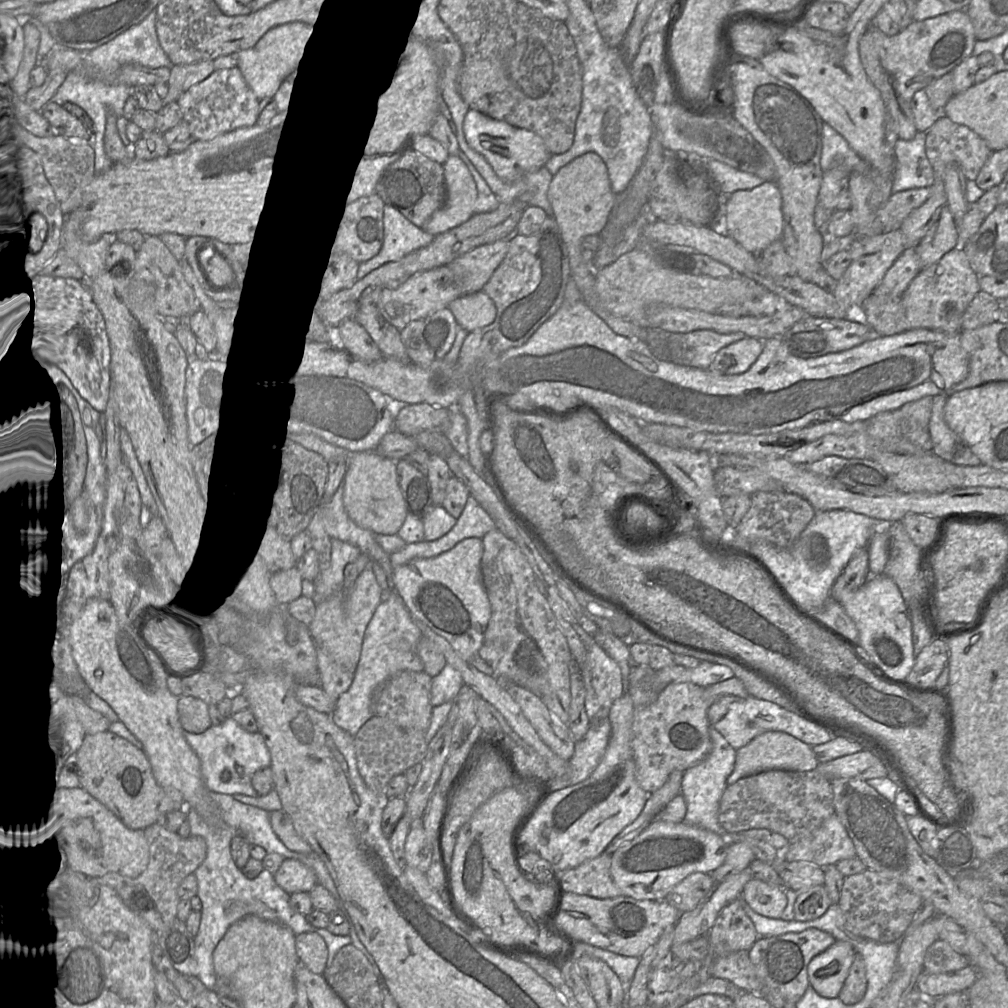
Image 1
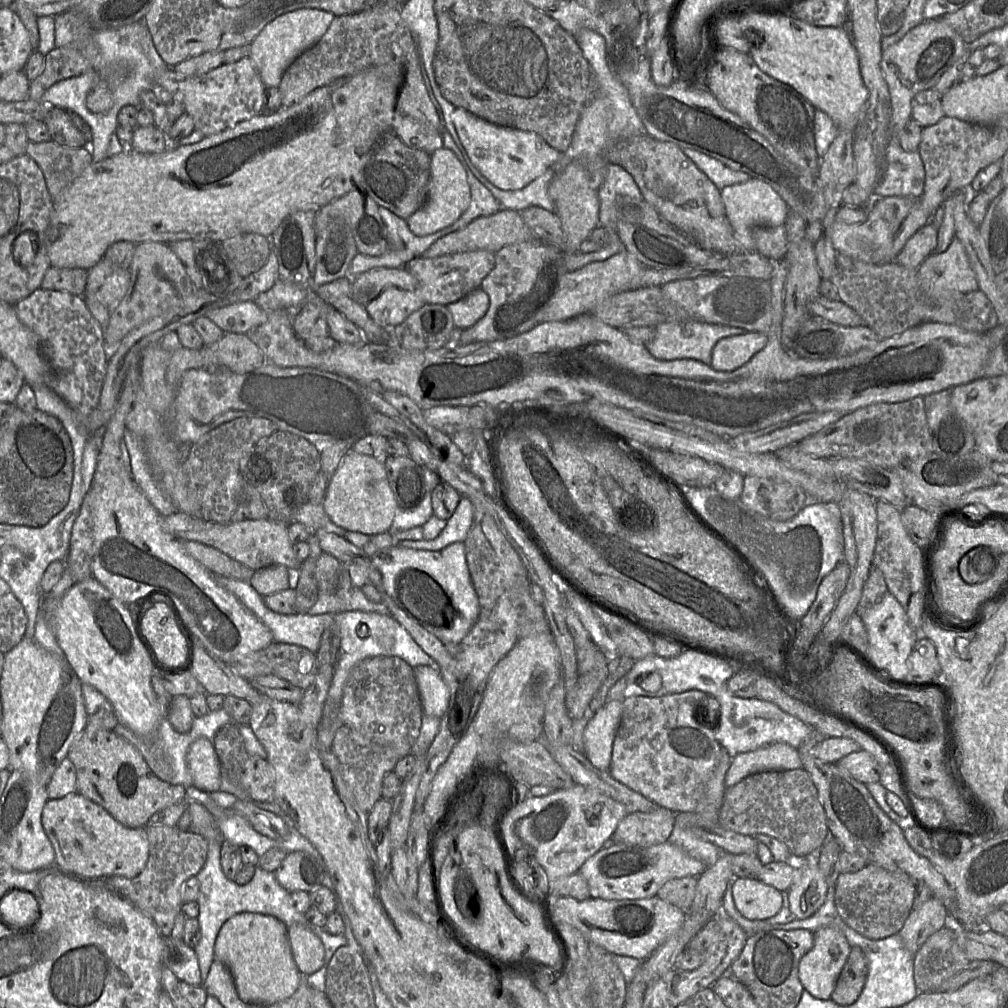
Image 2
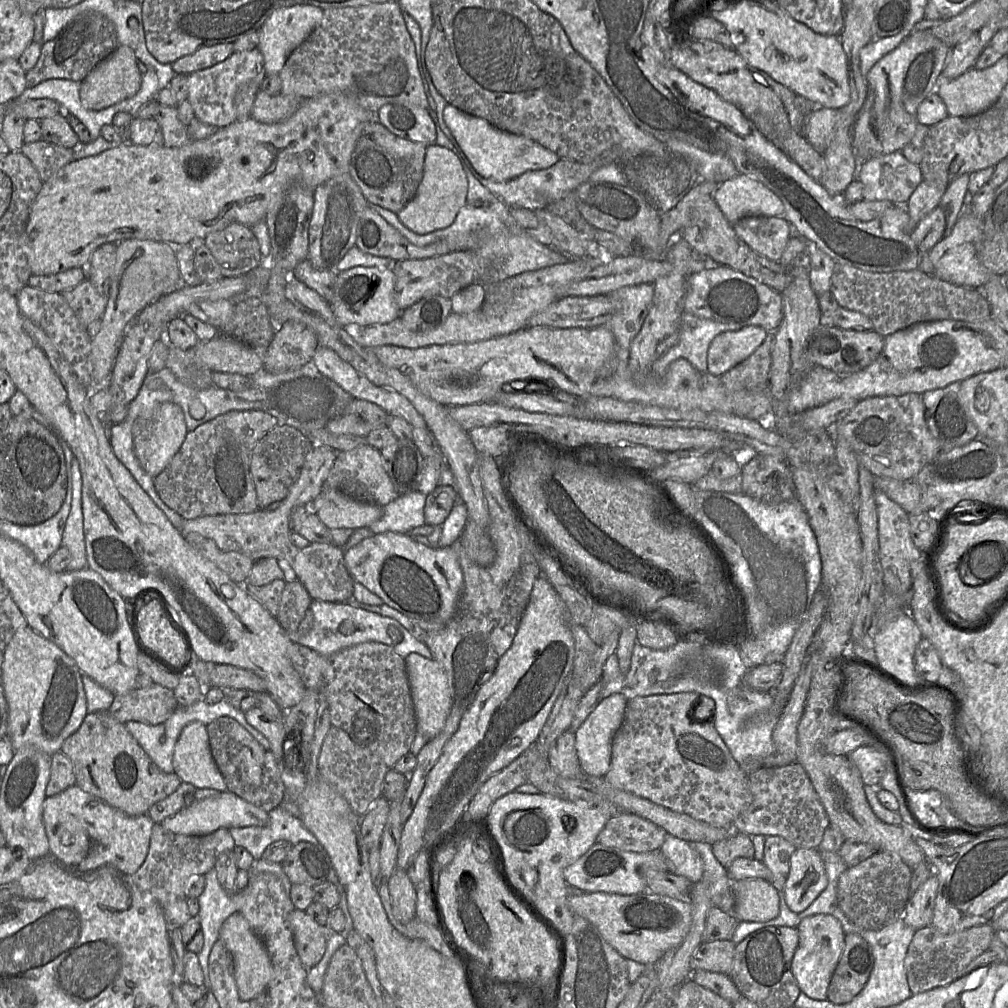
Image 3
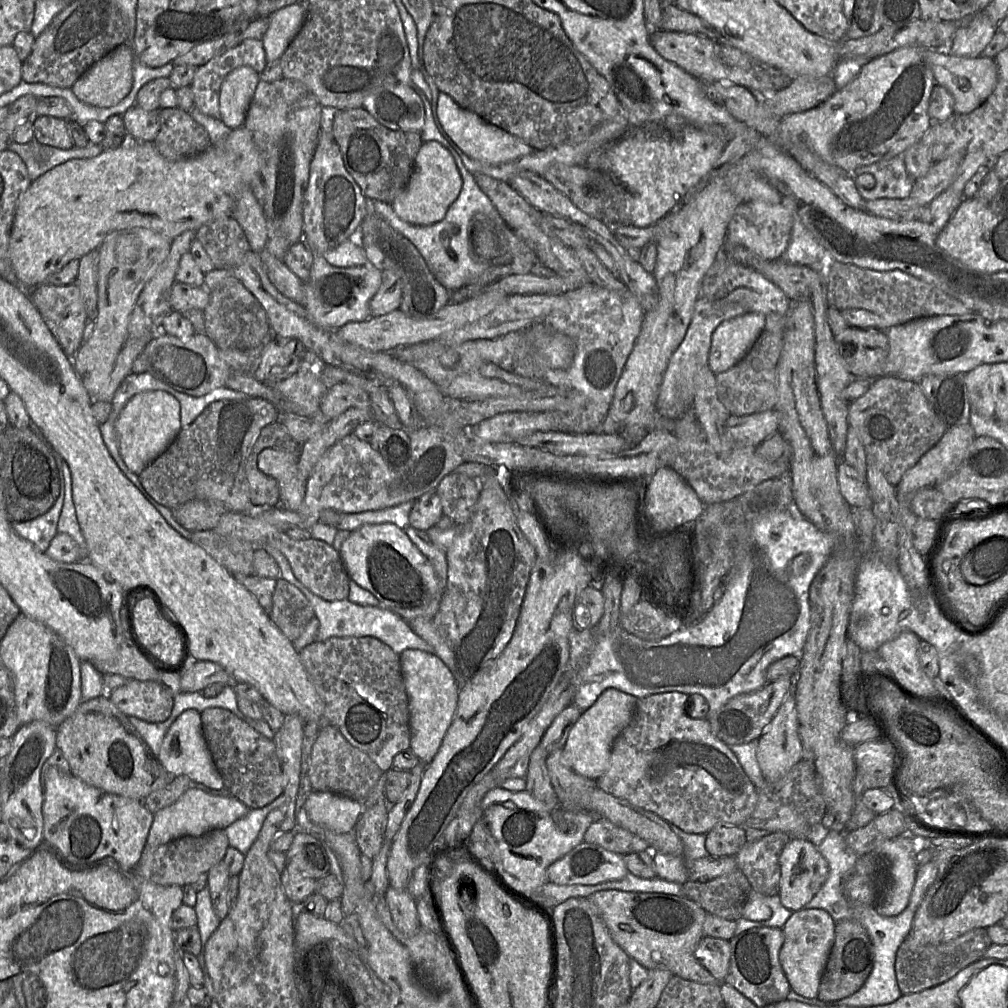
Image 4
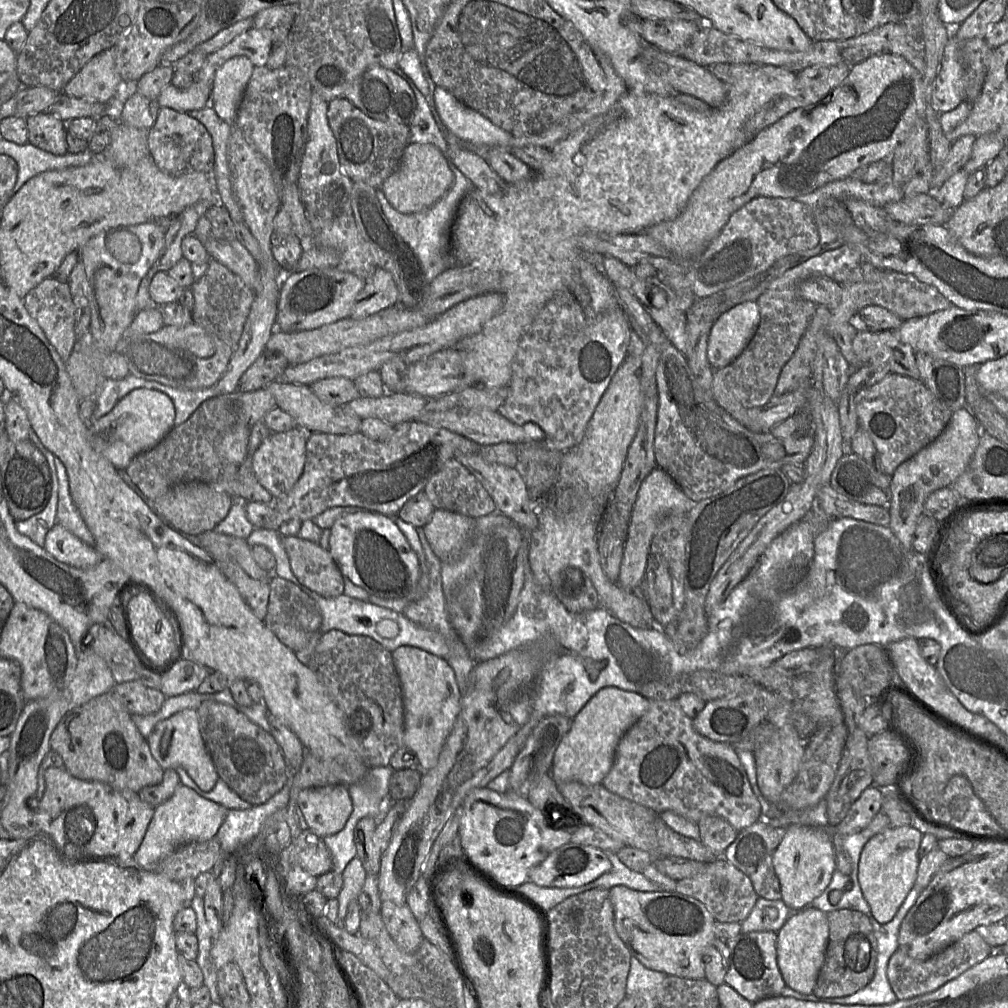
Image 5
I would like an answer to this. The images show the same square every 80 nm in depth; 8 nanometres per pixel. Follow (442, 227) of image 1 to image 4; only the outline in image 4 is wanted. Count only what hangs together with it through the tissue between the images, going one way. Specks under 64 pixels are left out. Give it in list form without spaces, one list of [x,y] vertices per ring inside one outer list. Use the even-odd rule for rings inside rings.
[[[413,81],[412,89],[421,99],[424,108],[425,124],[419,134],[424,143],[415,158],[410,181],[405,190],[393,200],[392,207],[402,220],[413,225],[428,226],[444,219],[461,192],[463,179],[456,165],[457,152],[436,125],[429,101]]]

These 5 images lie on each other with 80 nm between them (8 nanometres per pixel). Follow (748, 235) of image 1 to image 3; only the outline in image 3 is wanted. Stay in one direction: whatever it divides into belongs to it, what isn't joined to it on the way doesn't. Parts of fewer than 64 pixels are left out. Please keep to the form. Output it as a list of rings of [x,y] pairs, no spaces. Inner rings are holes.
[[[739,173],[719,184],[714,199],[732,224],[747,216],[784,217],[781,199],[757,179]]]

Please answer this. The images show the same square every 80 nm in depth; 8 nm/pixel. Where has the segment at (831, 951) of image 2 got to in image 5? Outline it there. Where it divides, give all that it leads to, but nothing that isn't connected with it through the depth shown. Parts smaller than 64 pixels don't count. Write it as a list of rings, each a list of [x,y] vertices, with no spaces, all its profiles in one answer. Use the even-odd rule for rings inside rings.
[[[807,908],[789,917],[777,932],[777,964],[787,986],[802,993],[812,994],[829,942],[827,913]]]

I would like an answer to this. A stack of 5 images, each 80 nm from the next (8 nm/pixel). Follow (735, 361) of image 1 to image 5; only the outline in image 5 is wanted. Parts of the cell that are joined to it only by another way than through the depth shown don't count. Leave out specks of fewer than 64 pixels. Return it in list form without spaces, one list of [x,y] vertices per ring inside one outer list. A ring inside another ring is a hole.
[[[755,301],[738,304],[723,313],[713,325],[707,343],[707,359],[713,369],[732,363],[747,347],[760,323]]]

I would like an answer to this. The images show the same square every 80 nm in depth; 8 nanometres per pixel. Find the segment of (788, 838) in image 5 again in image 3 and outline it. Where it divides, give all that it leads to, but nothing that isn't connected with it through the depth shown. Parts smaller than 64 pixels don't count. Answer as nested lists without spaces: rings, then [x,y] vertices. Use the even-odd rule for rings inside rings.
[[[796,848],[784,884],[789,909],[803,912],[826,888],[826,869],[818,849]]]

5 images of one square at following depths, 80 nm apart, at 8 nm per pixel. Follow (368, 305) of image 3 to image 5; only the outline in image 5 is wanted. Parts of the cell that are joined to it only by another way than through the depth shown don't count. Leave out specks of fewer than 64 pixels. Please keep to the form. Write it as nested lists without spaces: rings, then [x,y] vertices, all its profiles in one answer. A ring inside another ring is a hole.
[[[336,267],[291,272],[281,282],[277,301],[276,328],[284,333],[316,329],[349,318],[366,280]]]

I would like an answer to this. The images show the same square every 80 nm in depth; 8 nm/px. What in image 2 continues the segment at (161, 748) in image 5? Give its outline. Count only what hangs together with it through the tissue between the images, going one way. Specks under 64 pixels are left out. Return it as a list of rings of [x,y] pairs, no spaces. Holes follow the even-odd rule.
[[[204,737],[196,739],[187,750],[186,761],[193,787],[207,793],[219,790],[220,763],[209,739]]]

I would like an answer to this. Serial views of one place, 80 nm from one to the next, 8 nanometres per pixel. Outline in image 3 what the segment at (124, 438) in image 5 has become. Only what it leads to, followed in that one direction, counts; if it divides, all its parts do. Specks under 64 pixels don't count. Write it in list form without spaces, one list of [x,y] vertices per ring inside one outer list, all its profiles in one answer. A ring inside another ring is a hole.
[[[171,402],[162,403],[151,418],[136,419],[132,426],[134,452],[144,471],[157,476],[181,448],[187,434],[181,408]]]

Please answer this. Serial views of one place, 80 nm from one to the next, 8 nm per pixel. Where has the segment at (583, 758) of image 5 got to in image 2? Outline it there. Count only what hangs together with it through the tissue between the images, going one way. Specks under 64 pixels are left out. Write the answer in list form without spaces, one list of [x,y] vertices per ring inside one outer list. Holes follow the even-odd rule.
[[[607,701],[594,713],[584,729],[583,753],[598,770],[609,771],[622,712],[623,701]]]

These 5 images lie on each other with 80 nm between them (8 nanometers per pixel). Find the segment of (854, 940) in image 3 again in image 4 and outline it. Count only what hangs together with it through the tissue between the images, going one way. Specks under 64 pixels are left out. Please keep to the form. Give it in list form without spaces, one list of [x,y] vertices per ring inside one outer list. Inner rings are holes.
[[[845,919],[835,924],[835,940],[821,976],[817,998],[835,1001],[857,992],[874,966],[874,946],[865,927],[856,920]]]

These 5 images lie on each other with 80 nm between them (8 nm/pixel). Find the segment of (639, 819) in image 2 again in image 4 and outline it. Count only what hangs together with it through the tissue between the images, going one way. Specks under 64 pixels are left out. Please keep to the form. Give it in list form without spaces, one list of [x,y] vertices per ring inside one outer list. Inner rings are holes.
[[[597,818],[590,825],[584,834],[583,842],[598,845],[621,855],[650,851],[650,846],[645,840],[606,818]]]

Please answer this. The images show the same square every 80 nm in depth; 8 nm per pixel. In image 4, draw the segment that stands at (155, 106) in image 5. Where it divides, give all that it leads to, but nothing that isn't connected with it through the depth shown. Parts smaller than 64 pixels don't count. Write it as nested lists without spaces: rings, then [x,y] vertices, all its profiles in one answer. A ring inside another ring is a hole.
[[[135,105],[123,115],[128,135],[141,143],[153,143],[160,130],[158,111],[146,111]]]

